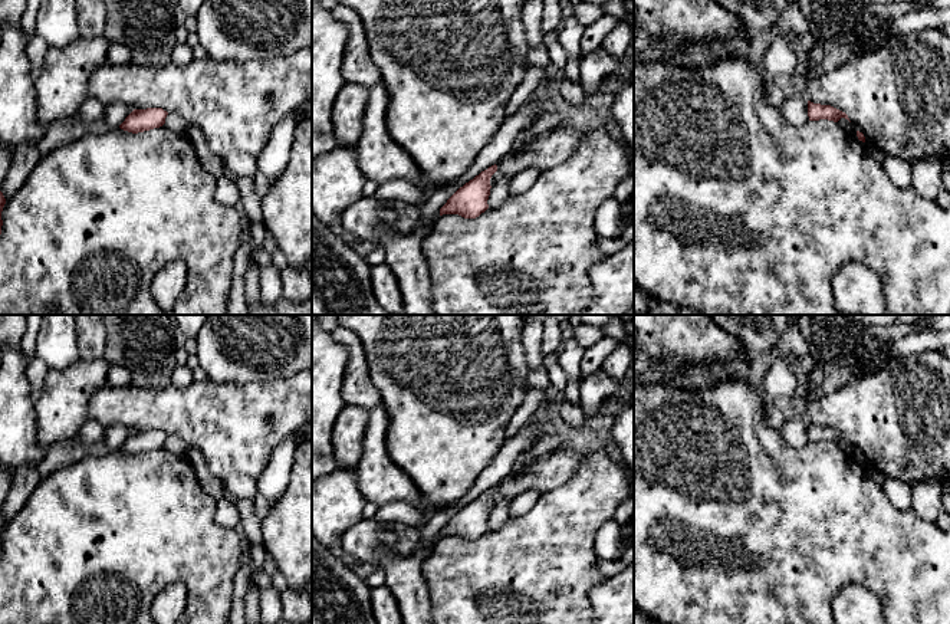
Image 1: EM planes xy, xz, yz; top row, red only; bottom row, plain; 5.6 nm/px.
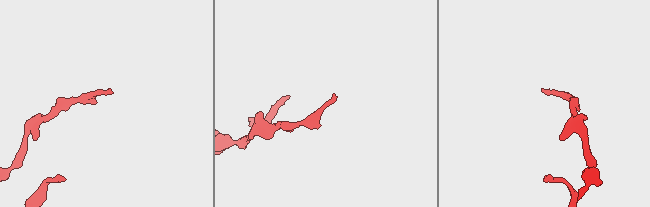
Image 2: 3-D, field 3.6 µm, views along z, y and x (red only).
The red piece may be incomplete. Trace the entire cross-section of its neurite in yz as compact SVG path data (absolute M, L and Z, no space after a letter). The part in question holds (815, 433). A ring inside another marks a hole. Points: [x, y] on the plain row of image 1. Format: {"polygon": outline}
{"polygon": "M808 423L808 439L809 439L809 443L828 441L828 443L838 444L841 440L845 440L849 443L845 434L831 427L813 426L811 423Z"}

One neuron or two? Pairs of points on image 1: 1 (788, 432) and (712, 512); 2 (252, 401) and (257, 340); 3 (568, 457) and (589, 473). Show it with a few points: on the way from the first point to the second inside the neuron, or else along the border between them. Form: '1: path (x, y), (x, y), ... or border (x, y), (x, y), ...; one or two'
1: border (778, 429), (795, 447), (808, 443); two
2: border (286, 377), (247, 383), (219, 381); two
3: border (582, 453), (575, 472), (554, 489); two

